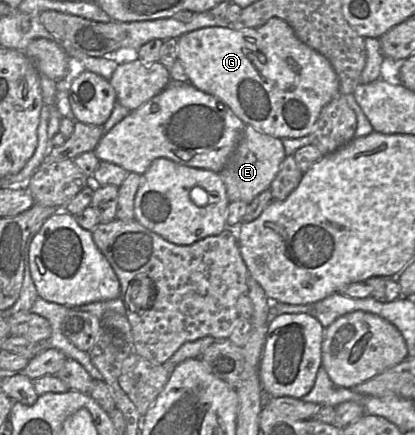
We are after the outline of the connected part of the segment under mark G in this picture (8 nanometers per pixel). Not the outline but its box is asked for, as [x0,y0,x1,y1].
[177,17,340,139]

